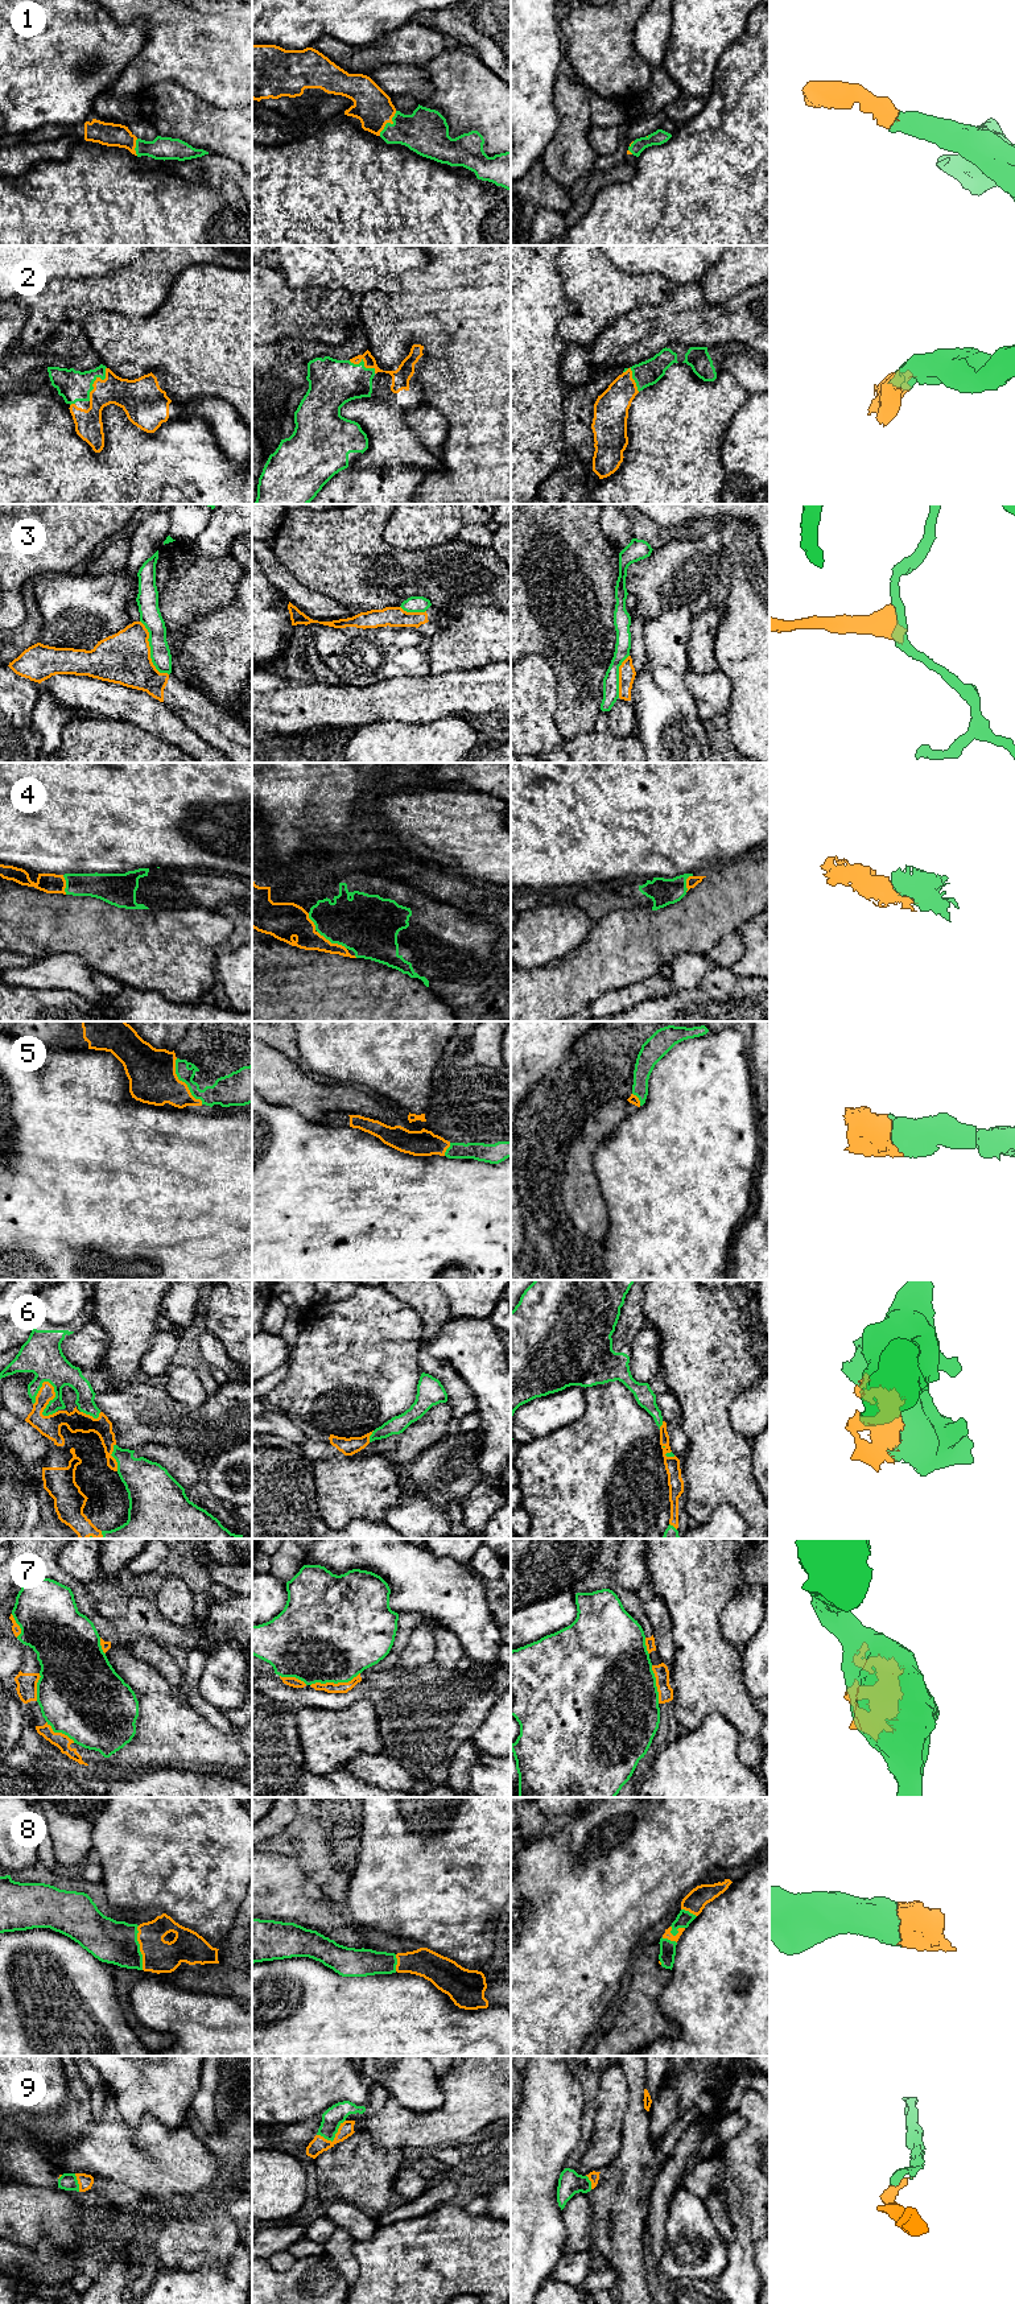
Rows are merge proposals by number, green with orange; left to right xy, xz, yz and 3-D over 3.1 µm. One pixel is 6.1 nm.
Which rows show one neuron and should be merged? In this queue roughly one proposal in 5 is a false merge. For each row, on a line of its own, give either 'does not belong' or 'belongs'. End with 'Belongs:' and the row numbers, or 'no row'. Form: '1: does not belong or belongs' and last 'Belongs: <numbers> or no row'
1: belongs
2: belongs
3: does not belong
4: belongs
5: belongs
6: belongs
7: does not belong
8: belongs
9: belongs
Belongs: 1, 2, 4, 5, 6, 8, 9

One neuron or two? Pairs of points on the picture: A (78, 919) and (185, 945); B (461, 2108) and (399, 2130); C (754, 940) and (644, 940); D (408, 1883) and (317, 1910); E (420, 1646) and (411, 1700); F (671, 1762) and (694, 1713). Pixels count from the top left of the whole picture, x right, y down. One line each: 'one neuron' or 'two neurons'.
A: one neuron
B: one neuron
C: two neurons
D: two neurons
E: two neurons
F: two neurons

